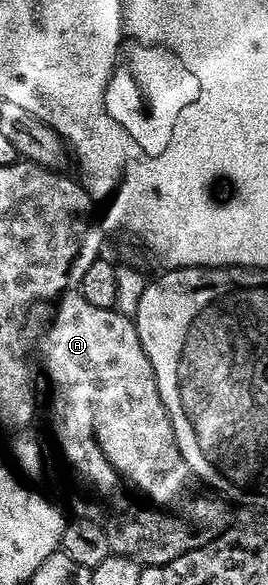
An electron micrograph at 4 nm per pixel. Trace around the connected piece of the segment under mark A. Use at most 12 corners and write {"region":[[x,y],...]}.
{"region":[[77,289],[39,363],[72,514],[170,563],[225,507],[189,491],[136,322]]}

